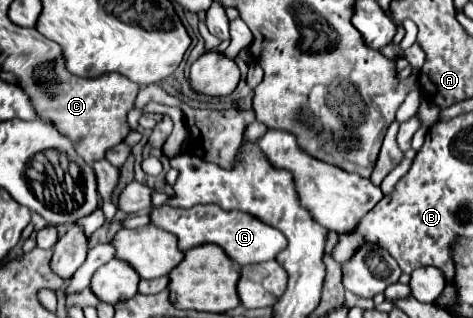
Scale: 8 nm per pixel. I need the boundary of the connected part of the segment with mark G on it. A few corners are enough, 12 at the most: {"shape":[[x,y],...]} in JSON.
{"shape":[[217,204],[155,206],[179,250],[217,244],[239,266],[273,260],[285,236]]}

